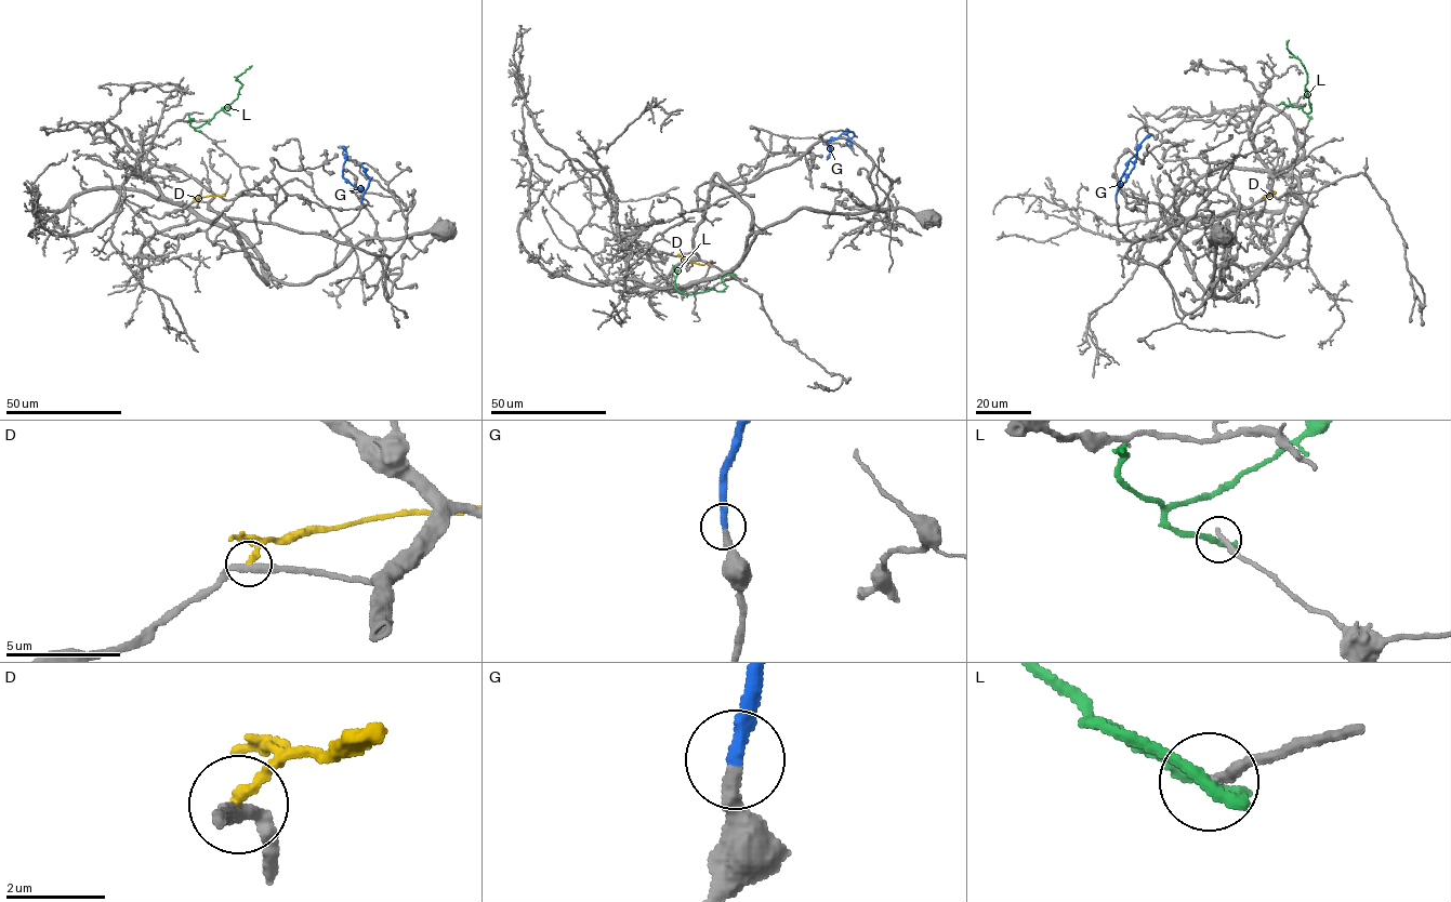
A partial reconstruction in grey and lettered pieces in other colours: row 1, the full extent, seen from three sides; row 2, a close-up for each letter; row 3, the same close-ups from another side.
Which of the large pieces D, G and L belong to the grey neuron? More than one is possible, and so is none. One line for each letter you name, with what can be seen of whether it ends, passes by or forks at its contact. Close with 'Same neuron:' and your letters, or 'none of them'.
G: it ends
Same neuron: G

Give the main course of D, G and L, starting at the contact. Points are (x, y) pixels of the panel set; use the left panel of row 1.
D: (195, 200), (225, 195)
G: (361, 202), (364, 191), (343, 176), (346, 155), (342, 146)
L: (199, 131), (195, 129), (237, 98), (241, 84), (237, 78), (251, 65)

